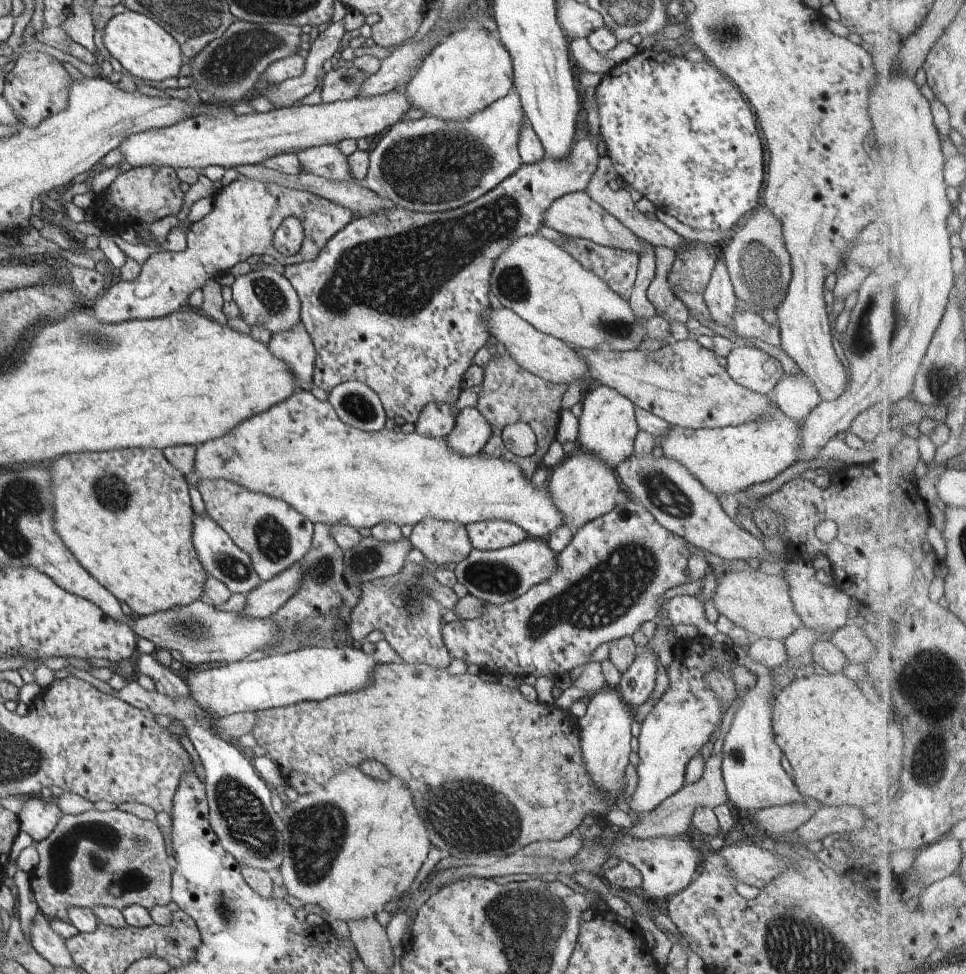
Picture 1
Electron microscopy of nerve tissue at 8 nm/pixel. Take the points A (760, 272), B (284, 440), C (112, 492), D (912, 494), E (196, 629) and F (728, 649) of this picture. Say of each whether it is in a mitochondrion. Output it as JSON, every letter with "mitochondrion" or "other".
{"A":"mitochondrion","B":"other","C":"mitochondrion","D":"other","E":"mitochondrion","F":"other"}

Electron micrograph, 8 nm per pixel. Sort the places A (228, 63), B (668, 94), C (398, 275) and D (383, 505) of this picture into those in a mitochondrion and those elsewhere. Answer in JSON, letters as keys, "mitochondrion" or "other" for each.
{"A":"mitochondrion","B":"other","C":"mitochondrion","D":"other"}

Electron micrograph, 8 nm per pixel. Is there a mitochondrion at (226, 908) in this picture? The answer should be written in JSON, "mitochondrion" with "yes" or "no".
{"mitochondrion":"yes"}

